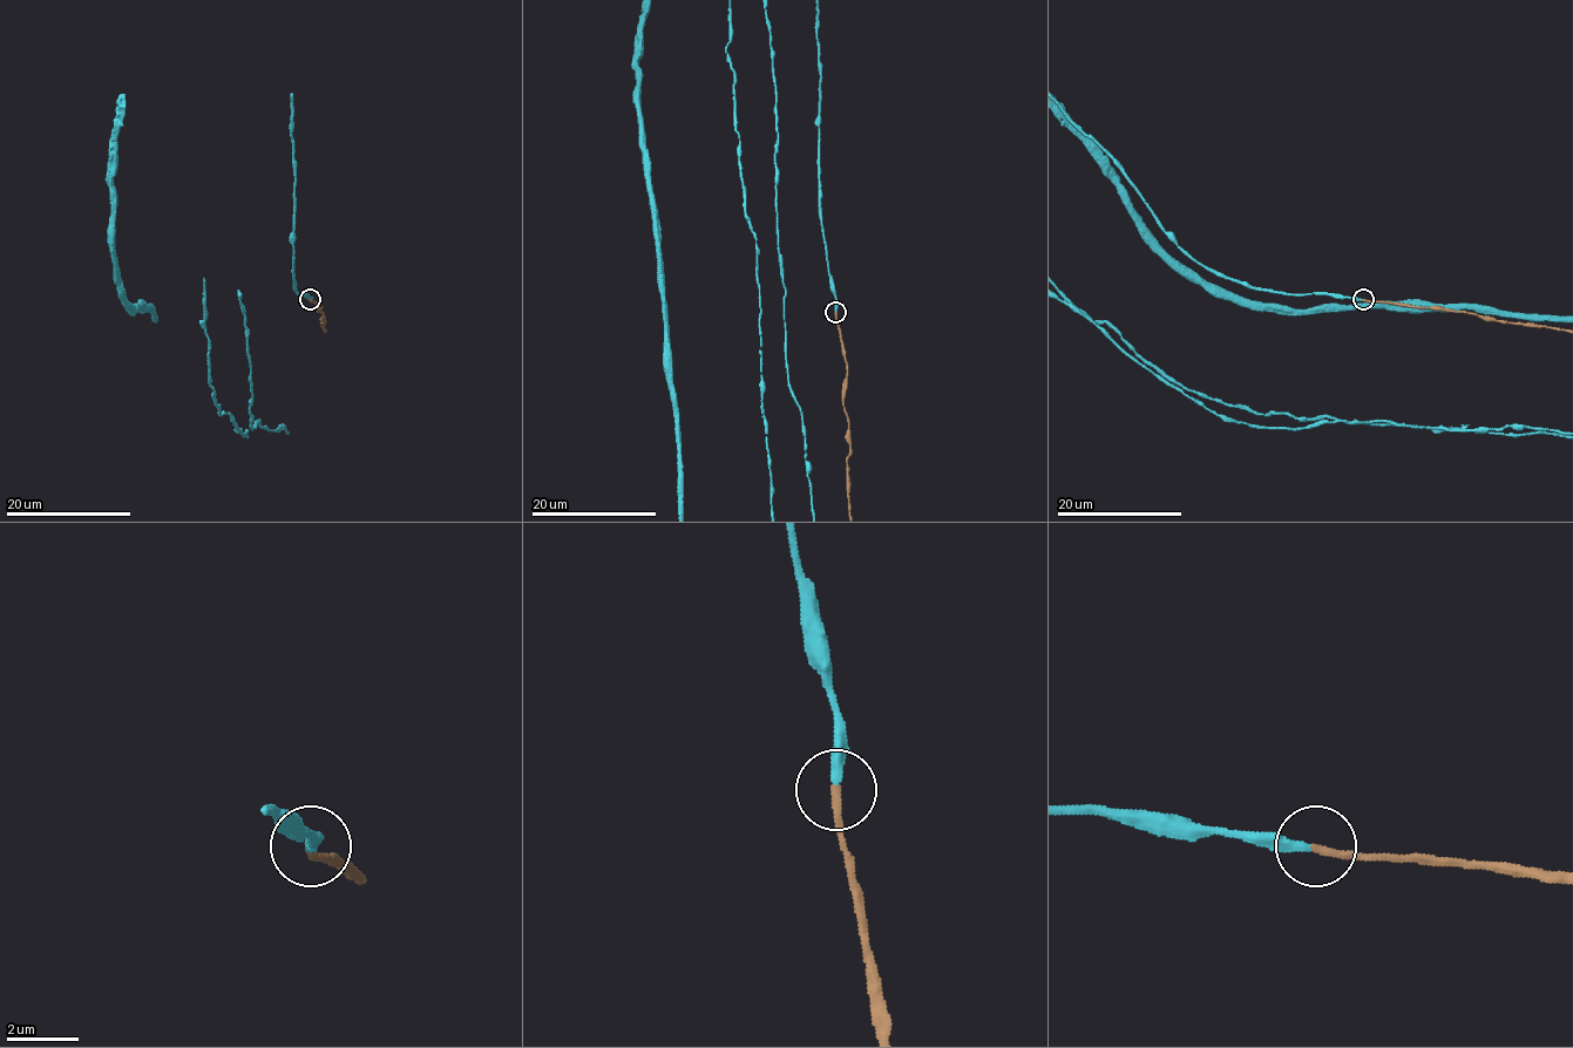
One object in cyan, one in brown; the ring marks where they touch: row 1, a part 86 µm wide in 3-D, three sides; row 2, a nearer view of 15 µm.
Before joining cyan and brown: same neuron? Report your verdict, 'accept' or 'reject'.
accept

